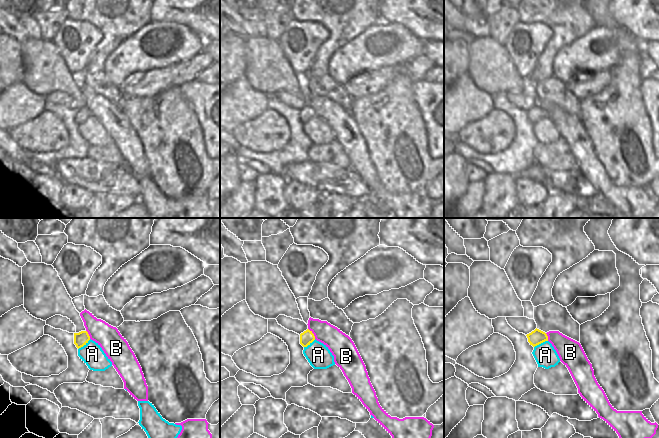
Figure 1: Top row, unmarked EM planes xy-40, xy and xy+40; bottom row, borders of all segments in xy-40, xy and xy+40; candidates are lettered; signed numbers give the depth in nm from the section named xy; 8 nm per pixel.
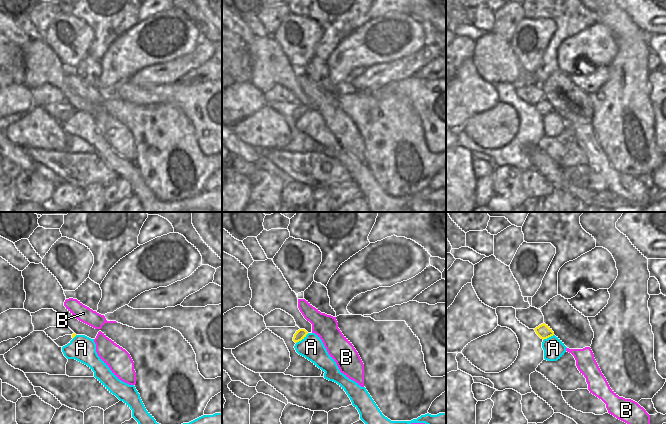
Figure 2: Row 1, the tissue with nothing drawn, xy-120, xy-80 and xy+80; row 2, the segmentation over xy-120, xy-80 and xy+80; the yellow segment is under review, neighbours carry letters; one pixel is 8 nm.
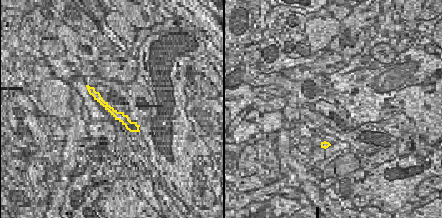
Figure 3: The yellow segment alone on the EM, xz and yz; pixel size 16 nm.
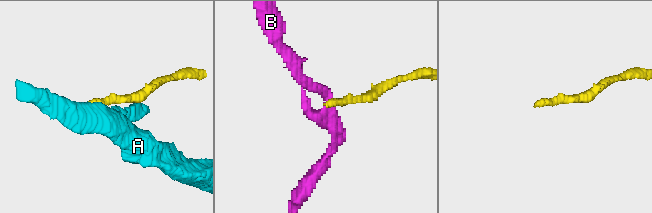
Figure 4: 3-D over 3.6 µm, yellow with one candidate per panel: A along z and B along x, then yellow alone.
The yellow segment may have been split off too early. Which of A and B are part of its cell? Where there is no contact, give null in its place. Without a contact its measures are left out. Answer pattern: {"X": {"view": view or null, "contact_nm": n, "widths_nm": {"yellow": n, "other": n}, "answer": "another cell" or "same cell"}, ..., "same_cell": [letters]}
{"A": {"view": "xy-40", "contact_nm": 130, "widths_nm": {"yellow": 110, "other": 180}, "answer": "another cell"}, "B": {"view": "xy", "contact_nm": 110, "widths_nm": {"yellow": 110, "other": 190}, "answer": "another cell"}, "same_cell": []}

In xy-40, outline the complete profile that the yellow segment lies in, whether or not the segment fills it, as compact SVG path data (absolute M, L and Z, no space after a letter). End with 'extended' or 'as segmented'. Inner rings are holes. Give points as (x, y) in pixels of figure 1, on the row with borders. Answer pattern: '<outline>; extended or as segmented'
M87 331L74 333L74 344L78 349L86 345L89 340L90 340L90 336Z; as segmented

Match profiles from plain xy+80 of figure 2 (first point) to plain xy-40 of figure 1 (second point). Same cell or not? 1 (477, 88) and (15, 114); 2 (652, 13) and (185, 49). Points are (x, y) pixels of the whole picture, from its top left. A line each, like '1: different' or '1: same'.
1: same
2: different

